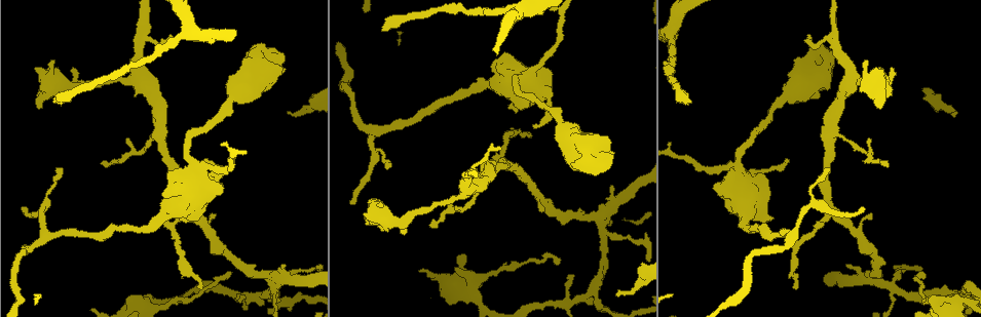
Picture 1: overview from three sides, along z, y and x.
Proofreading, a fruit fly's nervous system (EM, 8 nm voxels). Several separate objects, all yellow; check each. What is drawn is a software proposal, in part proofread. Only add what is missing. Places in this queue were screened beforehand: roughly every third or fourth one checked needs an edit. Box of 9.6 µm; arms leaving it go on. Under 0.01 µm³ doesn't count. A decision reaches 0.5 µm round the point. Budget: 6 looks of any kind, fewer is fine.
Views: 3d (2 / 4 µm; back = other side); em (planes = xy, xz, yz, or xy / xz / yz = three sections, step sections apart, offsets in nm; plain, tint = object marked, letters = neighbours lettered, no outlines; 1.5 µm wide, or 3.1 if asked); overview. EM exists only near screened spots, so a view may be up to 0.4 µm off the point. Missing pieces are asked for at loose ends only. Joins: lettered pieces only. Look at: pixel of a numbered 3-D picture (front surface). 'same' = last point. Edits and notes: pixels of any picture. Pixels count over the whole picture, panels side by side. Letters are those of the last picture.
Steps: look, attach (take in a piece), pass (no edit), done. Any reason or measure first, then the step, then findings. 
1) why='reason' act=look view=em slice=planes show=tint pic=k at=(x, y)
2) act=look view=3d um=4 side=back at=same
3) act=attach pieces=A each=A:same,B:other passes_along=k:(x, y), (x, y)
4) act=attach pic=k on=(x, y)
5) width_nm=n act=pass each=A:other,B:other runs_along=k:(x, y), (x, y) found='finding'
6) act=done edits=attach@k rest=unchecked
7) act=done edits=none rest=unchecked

act=look view=3d um=4 pic=1 at=(349, 202)

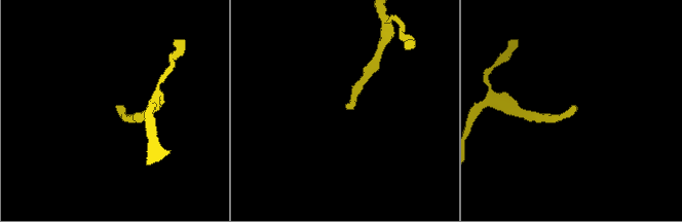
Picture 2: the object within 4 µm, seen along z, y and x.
why='shape alone is not enough' act=look view=em slice=planes show=letters pic=2 at=(348, 105)

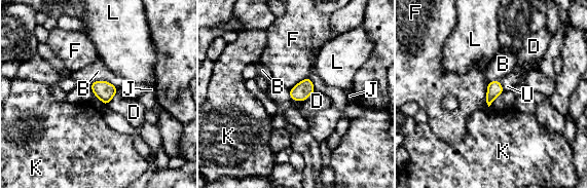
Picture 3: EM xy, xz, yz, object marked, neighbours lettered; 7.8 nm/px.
width_nm=120 act=attach pieces=U each=B:other,D:other,F:other,J:other,K:other,L:other,U:same passes_along=3:(303, 89), (296, 100), (294, 104) found='it goes on there'

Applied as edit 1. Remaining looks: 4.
act=look view=overview

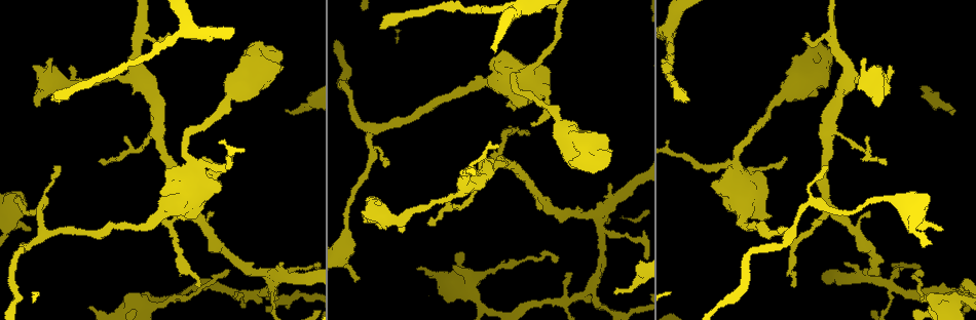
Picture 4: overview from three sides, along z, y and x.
why='thin end' act=look view=3d um=4 pic=4 at=(826, 165)

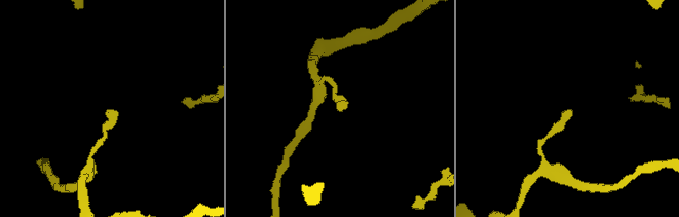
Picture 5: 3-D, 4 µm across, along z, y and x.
act=look view=em slice=planes show=letters pic=5 at=(106, 110)

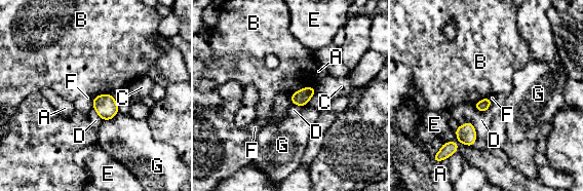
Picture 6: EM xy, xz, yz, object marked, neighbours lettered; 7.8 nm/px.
width_nm=90 act=pass each=A:other,B:other,C:other,D:other,E:other,F:other,G:other border=6:(92, 99), (93, 108) found='none of them fits'

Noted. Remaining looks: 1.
act=done edits=attach@3 rest=unchecked

